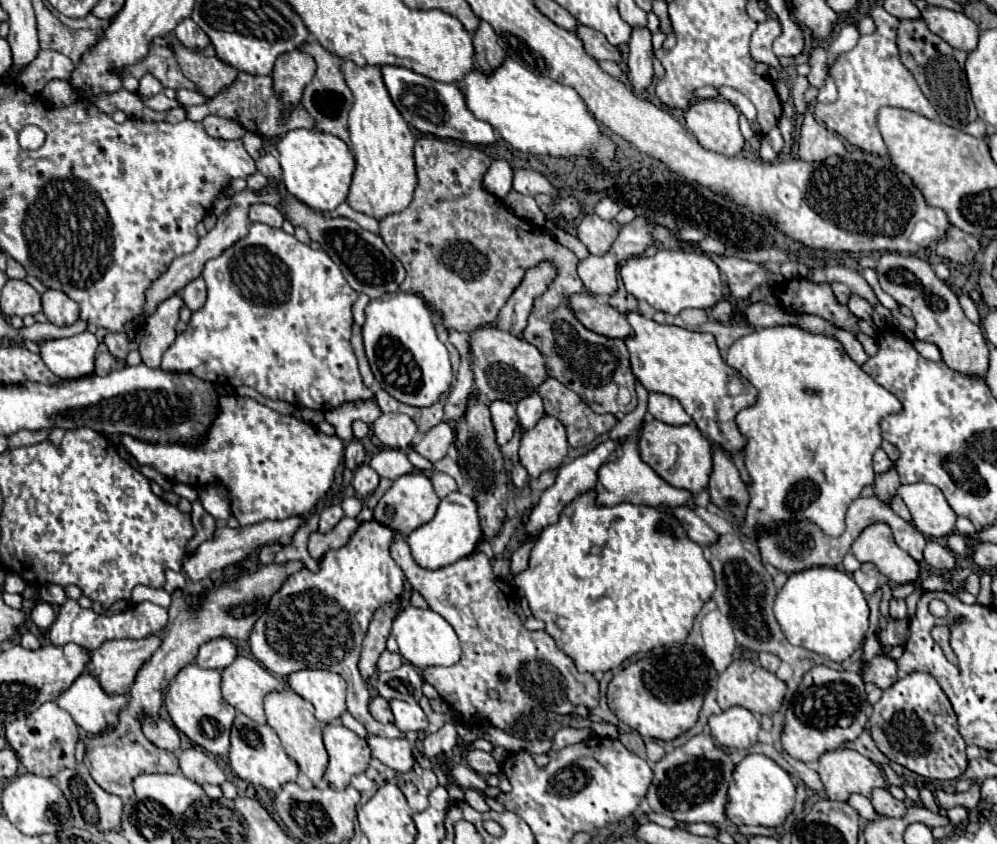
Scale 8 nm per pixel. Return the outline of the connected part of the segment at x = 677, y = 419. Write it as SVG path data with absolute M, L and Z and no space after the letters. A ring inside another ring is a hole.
M649 393L647 405L649 405L649 413L663 423L685 425L685 423L693 421L675 397L669 397L669 395L663 395L663 393Z

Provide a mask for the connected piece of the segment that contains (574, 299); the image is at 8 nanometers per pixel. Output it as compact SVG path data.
M575 293L569 297L571 313L591 331L625 339L631 335L631 325L625 319L625 313L617 311L615 307L601 303L589 293Z

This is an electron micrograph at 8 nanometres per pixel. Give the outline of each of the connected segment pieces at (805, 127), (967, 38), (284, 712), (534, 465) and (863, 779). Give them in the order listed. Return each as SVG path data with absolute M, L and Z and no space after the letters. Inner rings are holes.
M805 111L805 119L801 125L801 139L799 139L799 155L803 161L825 161L827 157L839 155L843 157L845 145L839 135L827 131L819 125L809 111Z
M927 5L921 11L921 15L929 25L929 29L937 33L941 39L945 39L951 47L963 51L973 51L977 47L979 27L965 13Z
M289 685L283 687L283 691L271 691L265 695L265 715L267 723L275 729L275 733L281 739L283 749L293 757L299 765L299 769L313 781L319 783L323 779L325 767L327 767L327 751L321 739L323 723L315 719L315 707L305 701L301 695L297 695Z
M543 415L537 425L523 433L519 461L527 473L537 479L543 471L557 469L569 453L567 433L563 423L553 415Z
M835 749L819 757L819 775L833 801L847 801L853 793L871 797L873 787L885 787L881 769L853 749Z

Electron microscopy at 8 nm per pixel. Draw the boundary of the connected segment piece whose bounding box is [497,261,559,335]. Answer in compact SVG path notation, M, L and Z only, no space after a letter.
M541 261L535 267L527 269L519 287L513 291L513 295L501 309L497 327L505 329L513 335L521 333L527 325L527 317L531 313L533 301L539 299L549 289L549 285L557 277L557 273L559 271L553 261Z

